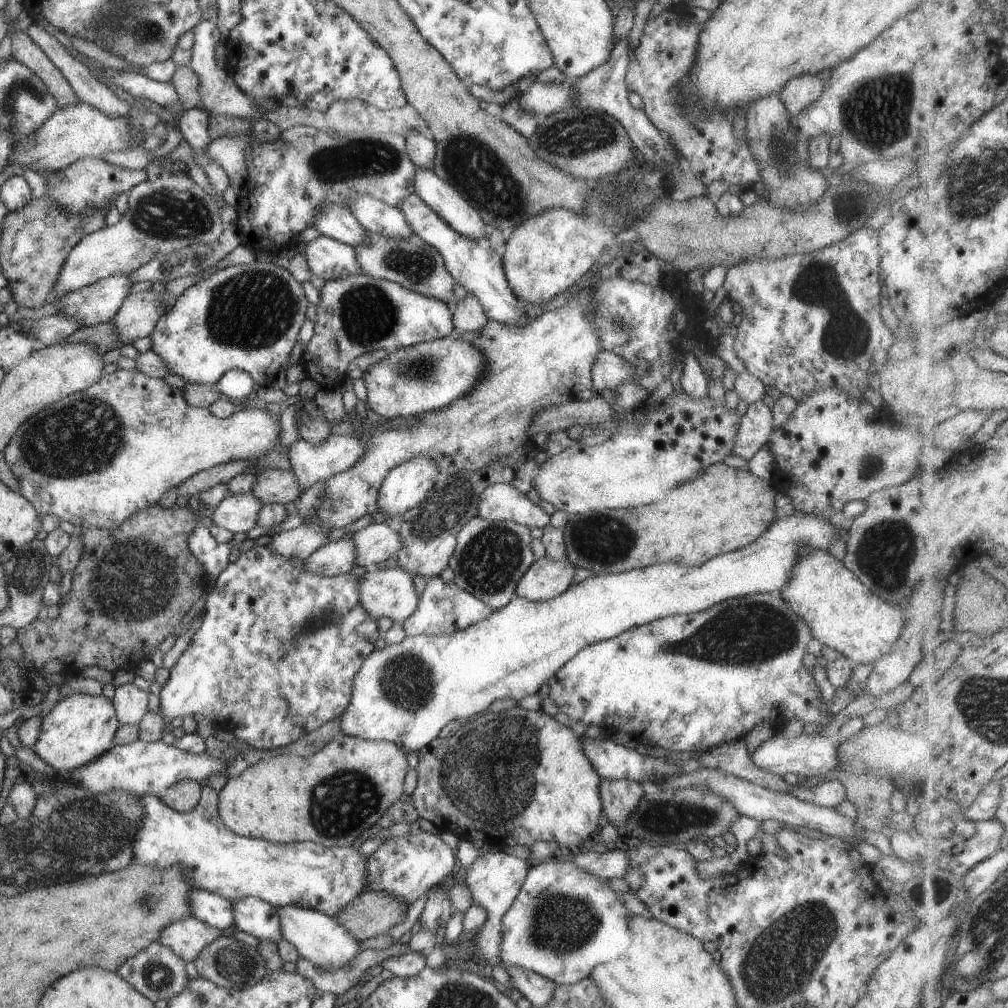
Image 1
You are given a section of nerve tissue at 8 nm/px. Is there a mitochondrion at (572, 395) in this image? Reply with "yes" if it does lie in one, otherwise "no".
no

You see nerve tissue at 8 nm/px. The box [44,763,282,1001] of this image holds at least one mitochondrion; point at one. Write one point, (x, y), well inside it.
(236, 964)

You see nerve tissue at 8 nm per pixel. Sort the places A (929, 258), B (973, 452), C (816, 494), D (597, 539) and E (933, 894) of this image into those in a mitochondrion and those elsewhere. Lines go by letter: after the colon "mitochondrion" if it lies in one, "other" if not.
A: other
B: other
C: other
D: mitochondrion
E: mitochondrion

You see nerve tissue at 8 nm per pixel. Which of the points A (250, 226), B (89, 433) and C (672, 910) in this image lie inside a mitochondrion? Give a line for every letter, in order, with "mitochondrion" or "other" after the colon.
A: other
B: mitochondrion
C: other

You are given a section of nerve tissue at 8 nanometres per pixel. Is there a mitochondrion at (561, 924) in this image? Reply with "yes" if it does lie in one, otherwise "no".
yes

